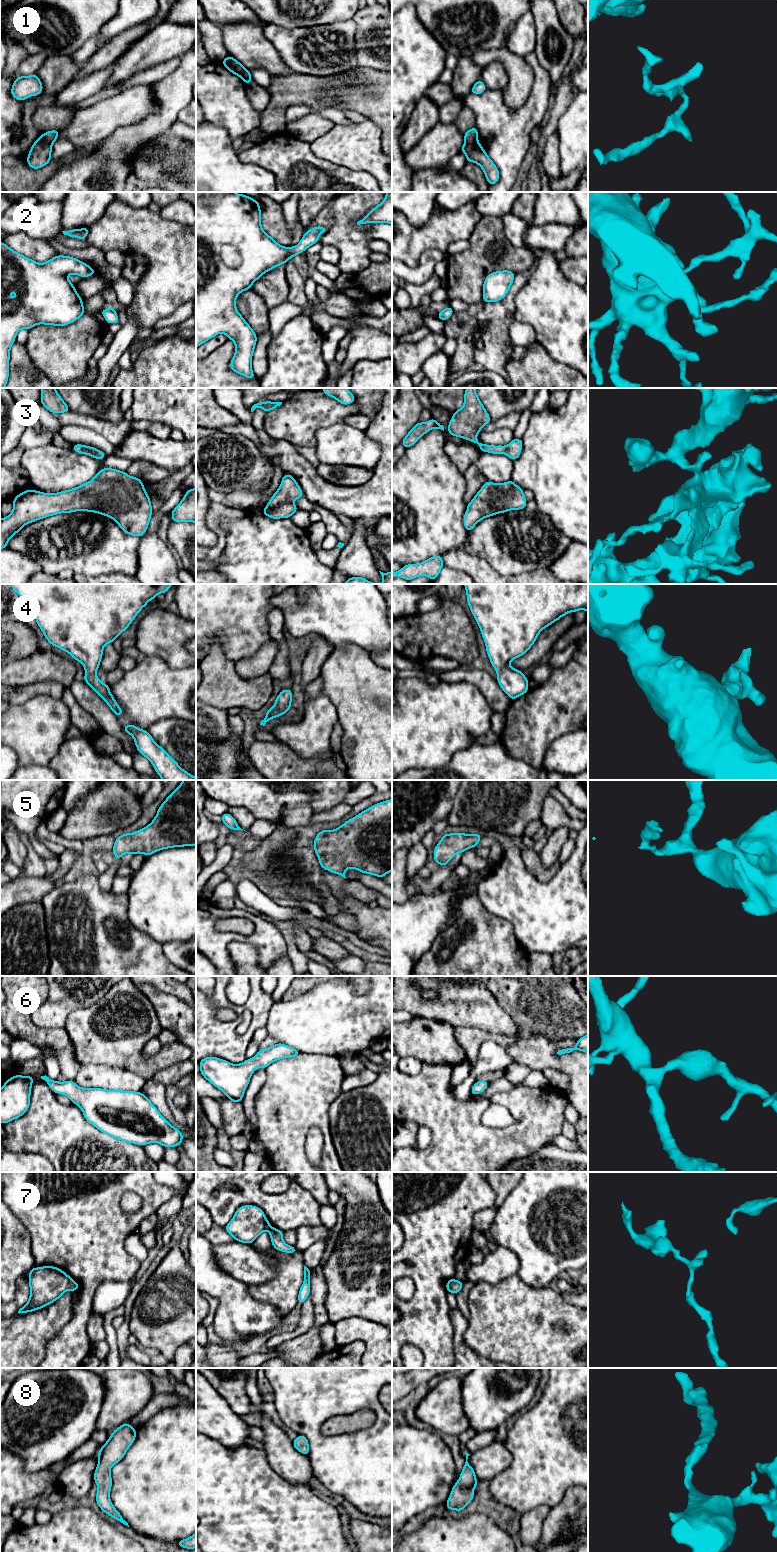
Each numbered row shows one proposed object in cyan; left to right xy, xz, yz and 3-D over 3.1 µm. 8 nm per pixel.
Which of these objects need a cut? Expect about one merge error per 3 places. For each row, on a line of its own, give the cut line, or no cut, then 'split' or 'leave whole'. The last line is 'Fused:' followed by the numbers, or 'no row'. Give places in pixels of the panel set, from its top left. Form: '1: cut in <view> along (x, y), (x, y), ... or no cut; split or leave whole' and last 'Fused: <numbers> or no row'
1: cut in xz along (246, 69), (244, 78), (250, 82); split
2: no cut; leave whole
3: no cut; leave whole
4: no cut; leave whole
5: no cut; leave whole
6: no cut; leave whole
7: cut in xz along (271, 1227), (268, 1230); split
8: no cut; leave whole
Fused: 1, 7

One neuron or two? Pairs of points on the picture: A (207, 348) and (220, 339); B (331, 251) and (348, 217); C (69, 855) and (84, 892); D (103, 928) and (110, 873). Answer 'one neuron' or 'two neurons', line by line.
A: one neuron
B: two neurons
C: two neurons
D: two neurons

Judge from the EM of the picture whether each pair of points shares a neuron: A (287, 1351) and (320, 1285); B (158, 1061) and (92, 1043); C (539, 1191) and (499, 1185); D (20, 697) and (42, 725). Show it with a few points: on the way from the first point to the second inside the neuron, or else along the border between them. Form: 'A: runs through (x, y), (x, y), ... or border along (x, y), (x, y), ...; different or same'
A: runs through (305, 1339), (319, 1321), (319, 1303); same
B: runs through (142, 1062), (136, 1062), (117, 1043), (108, 1043); same
C: border along (519, 1182), (508, 1193), (500, 1206); different
D: border along (48, 696), (35, 695), (21, 704), (11, 705); different

